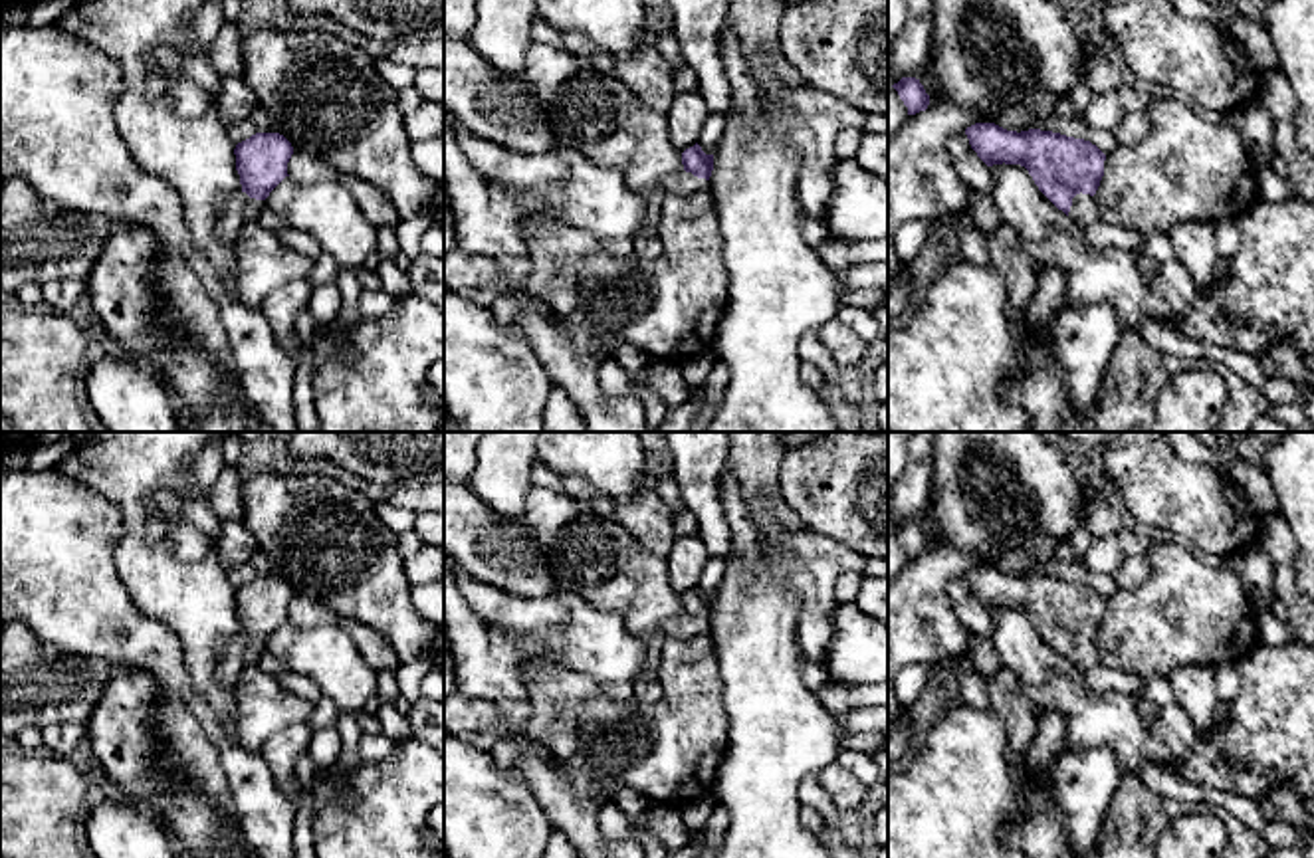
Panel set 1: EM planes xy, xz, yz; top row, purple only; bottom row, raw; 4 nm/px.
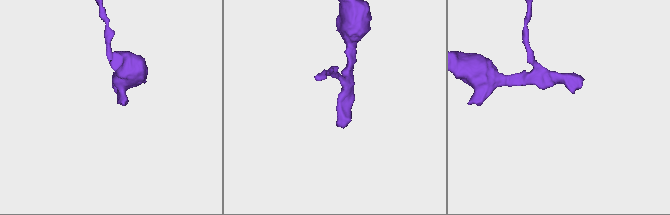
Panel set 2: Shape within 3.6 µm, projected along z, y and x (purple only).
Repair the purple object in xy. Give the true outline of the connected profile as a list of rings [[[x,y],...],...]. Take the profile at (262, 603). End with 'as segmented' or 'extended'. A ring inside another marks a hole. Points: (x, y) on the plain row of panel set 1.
[[[256,577],[234,592],[242,634],[222,646],[218,682],[234,688],[246,668],[256,666],[270,636],[285,622],[293,598],[279,577]]]; extended

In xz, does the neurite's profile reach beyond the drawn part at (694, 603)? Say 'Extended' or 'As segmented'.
Extended

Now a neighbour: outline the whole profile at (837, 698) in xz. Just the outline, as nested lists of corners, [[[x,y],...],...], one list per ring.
[[[830,682],[817,690],[815,696],[830,715],[842,715],[852,709],[888,703],[888,682],[886,684]]]

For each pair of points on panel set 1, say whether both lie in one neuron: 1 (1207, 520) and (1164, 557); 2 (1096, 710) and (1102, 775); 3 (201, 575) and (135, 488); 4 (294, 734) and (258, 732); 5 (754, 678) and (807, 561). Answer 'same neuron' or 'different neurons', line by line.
1: different neurons
2: different neurons
3: same neuron
4: different neurons
5: different neurons

